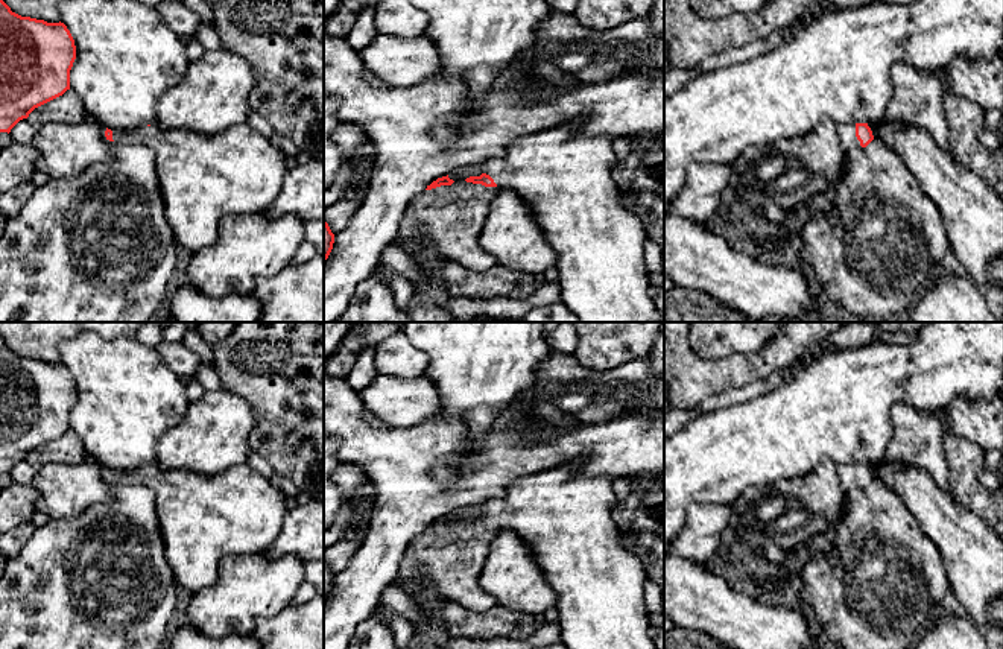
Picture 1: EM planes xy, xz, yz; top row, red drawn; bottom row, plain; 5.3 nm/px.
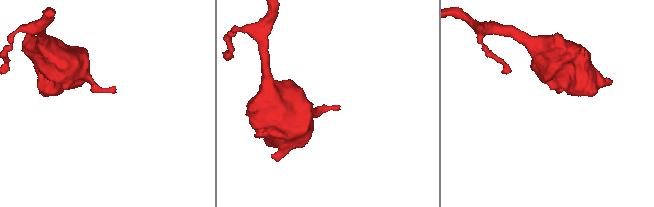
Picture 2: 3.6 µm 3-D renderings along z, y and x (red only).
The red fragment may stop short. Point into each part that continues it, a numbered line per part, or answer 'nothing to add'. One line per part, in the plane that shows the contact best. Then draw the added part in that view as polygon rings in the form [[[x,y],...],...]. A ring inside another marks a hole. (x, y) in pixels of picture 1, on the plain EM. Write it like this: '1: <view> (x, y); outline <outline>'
1: yz (847, 473); outline [[[839,465],[839,479],[845,497],[851,489],[862,488],[856,477],[856,465]]]

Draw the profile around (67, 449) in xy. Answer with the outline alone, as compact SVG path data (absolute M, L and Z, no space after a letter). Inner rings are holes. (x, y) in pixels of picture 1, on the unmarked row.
M67 430L62 436L35 448L29 454L29 461L40 467L44 464L81 464L88 457L82 441L71 430Z

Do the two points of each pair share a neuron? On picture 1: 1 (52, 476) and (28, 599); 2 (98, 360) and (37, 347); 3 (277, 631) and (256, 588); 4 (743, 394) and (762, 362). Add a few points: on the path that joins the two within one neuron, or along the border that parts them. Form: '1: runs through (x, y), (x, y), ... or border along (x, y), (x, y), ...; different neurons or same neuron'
1: border along (87, 508), (73, 517), (52, 519); different neurons
2: border along (70, 338), (60, 344), (60, 360); different neurons
3: border along (291, 604), (272, 616), (262, 616), (251, 633); different neurons
4: border along (784, 368), (718, 394); different neurons

